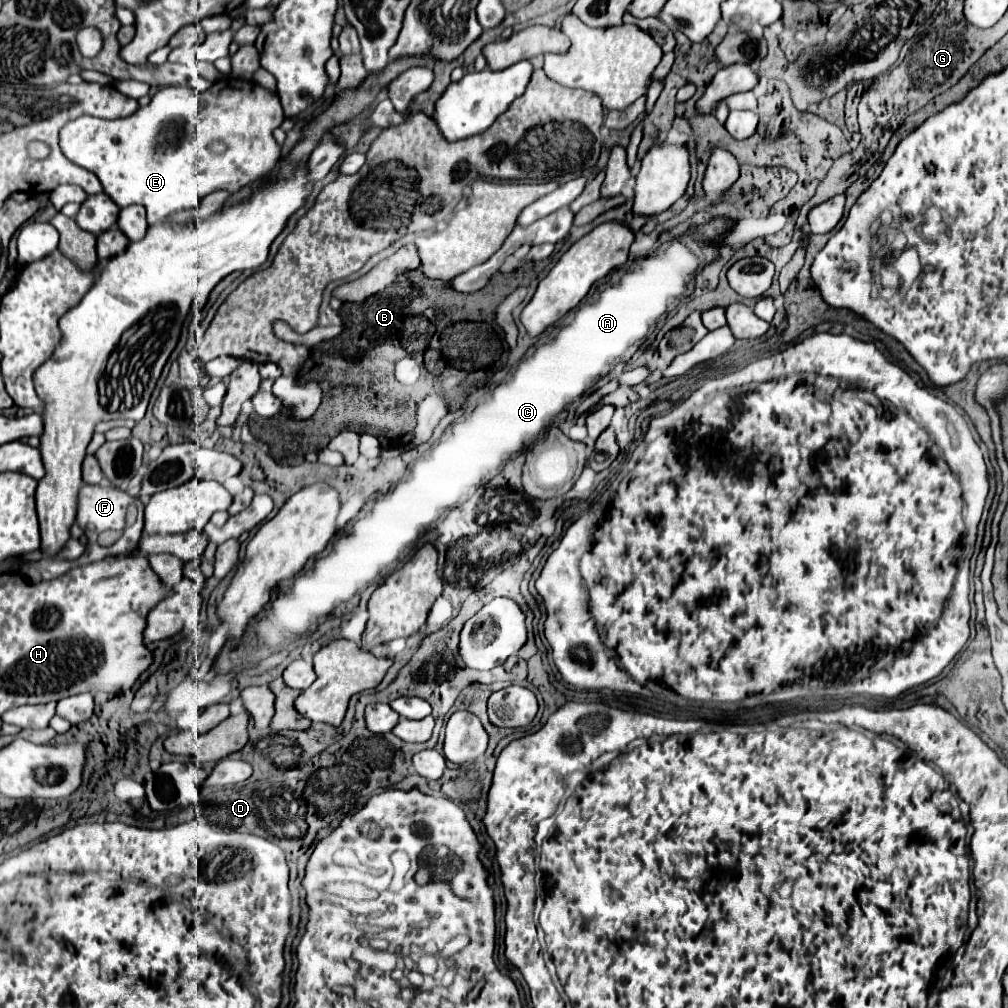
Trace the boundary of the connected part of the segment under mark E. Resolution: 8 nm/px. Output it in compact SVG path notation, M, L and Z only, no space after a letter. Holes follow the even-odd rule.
M221 77L203 93L197 93L191 87L163 87L151 97L147 107L139 107L133 115L123 119L107 121L83 115L61 129L59 145L73 163L93 171L101 179L103 191L119 207L133 203L143 205L147 209L147 221L153 225L171 213L197 209L197 203L213 191L227 189L229 193L237 193L249 181L269 173L281 157L281 147L277 145L273 131L283 123L283 119L285 115L275 93L251 81ZM213 141L221 141L225 151L213 153L209 149Z

